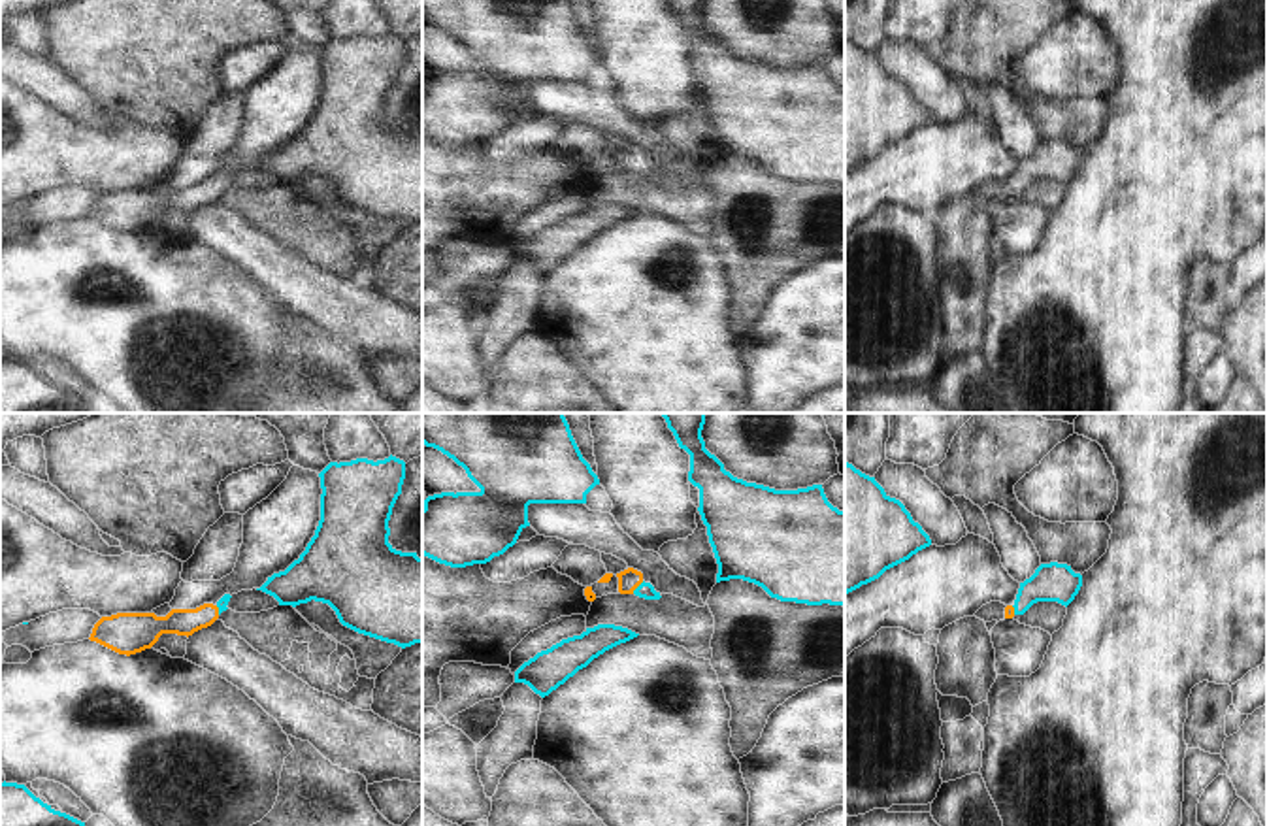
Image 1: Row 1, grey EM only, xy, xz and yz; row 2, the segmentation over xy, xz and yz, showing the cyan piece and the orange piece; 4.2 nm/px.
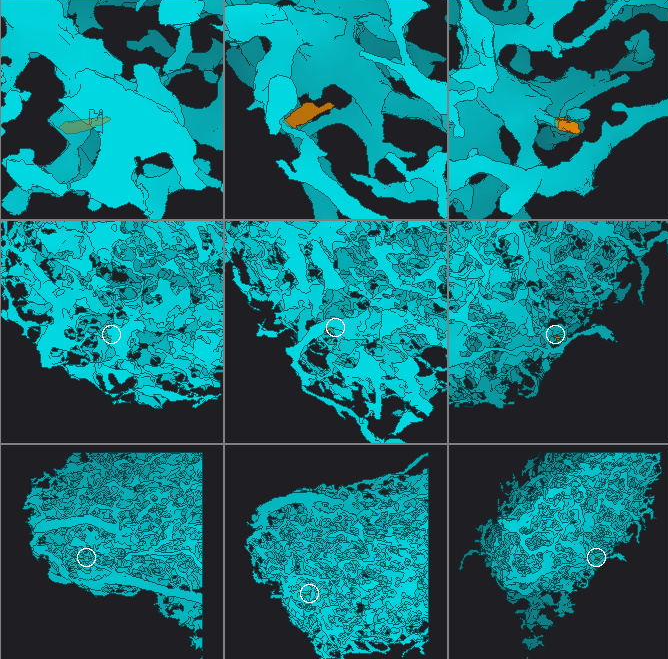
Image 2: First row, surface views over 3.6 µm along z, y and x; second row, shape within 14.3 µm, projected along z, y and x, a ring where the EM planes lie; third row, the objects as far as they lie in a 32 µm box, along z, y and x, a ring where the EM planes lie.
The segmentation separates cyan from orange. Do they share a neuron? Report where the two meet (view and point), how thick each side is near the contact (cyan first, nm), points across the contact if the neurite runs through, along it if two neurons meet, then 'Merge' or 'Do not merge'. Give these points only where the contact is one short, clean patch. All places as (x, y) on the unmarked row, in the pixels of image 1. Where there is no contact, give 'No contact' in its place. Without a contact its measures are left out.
Touches cyan at xz (638, 165). Thickness 70 nm (cyan) against 90 nm. Path across: xz (645, 168), (638, 165), (628, 157). Merge.

